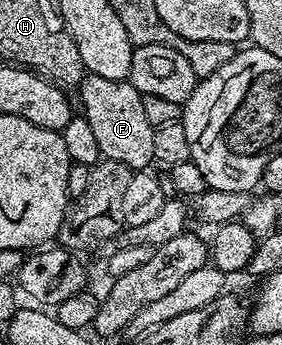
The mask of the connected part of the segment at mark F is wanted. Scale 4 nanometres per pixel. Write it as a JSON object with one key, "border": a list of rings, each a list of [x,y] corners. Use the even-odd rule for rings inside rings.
{"border":[[[88,74],[77,88],[83,102],[81,113],[97,136],[97,149],[104,159],[112,159],[131,168],[132,172],[150,168],[153,163],[155,127],[145,118],[143,94],[127,79],[109,81],[109,77]]]}

